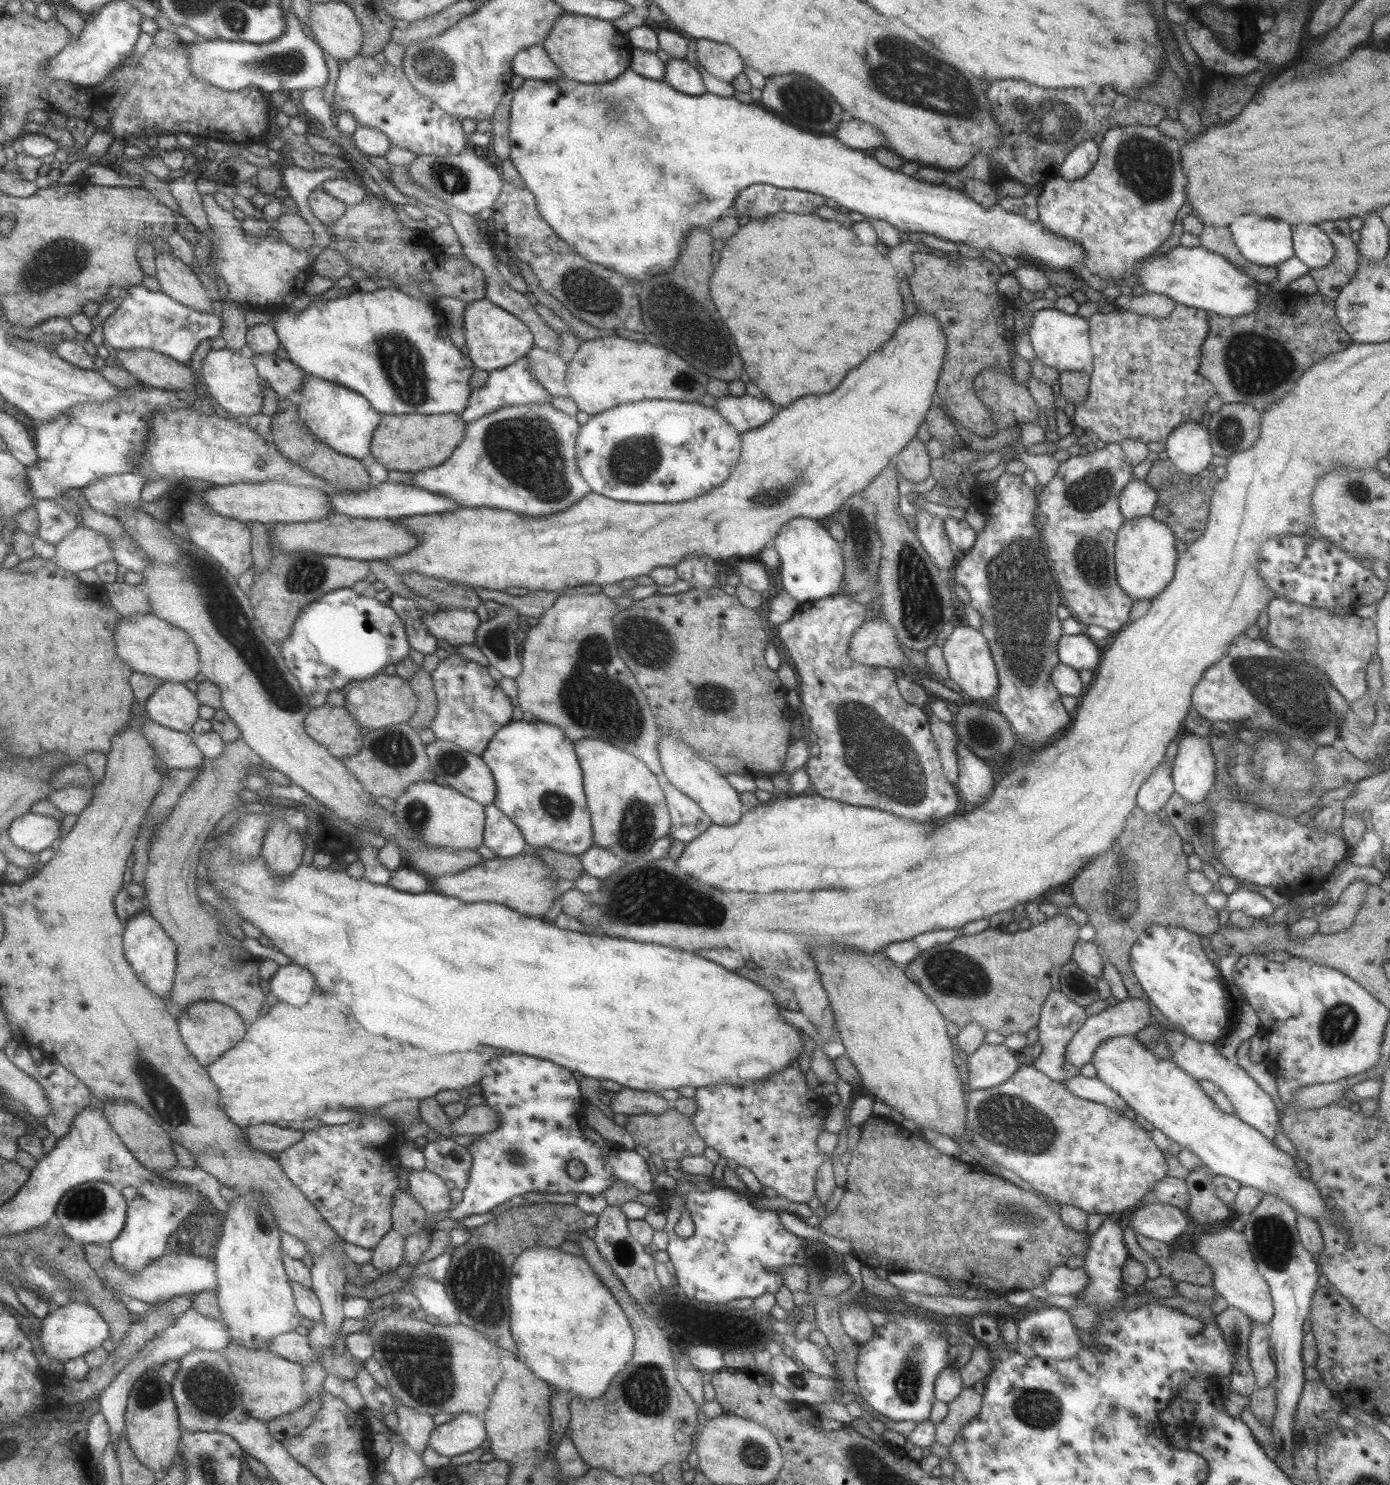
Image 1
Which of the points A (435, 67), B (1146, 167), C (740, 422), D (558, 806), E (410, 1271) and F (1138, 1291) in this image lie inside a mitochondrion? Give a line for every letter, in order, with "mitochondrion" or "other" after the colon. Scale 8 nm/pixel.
A: mitochondrion
B: mitochondrion
C: other
D: mitochondrion
E: other
F: other

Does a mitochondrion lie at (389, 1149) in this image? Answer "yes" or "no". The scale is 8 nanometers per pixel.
no

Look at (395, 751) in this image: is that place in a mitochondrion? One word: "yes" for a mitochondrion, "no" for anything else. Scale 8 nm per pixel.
yes

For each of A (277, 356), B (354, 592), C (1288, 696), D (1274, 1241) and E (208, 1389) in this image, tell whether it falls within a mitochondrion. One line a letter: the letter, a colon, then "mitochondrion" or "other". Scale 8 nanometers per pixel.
A: other
B: other
C: mitochondrion
D: mitochondrion
E: mitochondrion

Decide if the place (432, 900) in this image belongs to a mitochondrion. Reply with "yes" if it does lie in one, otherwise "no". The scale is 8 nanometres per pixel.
no

